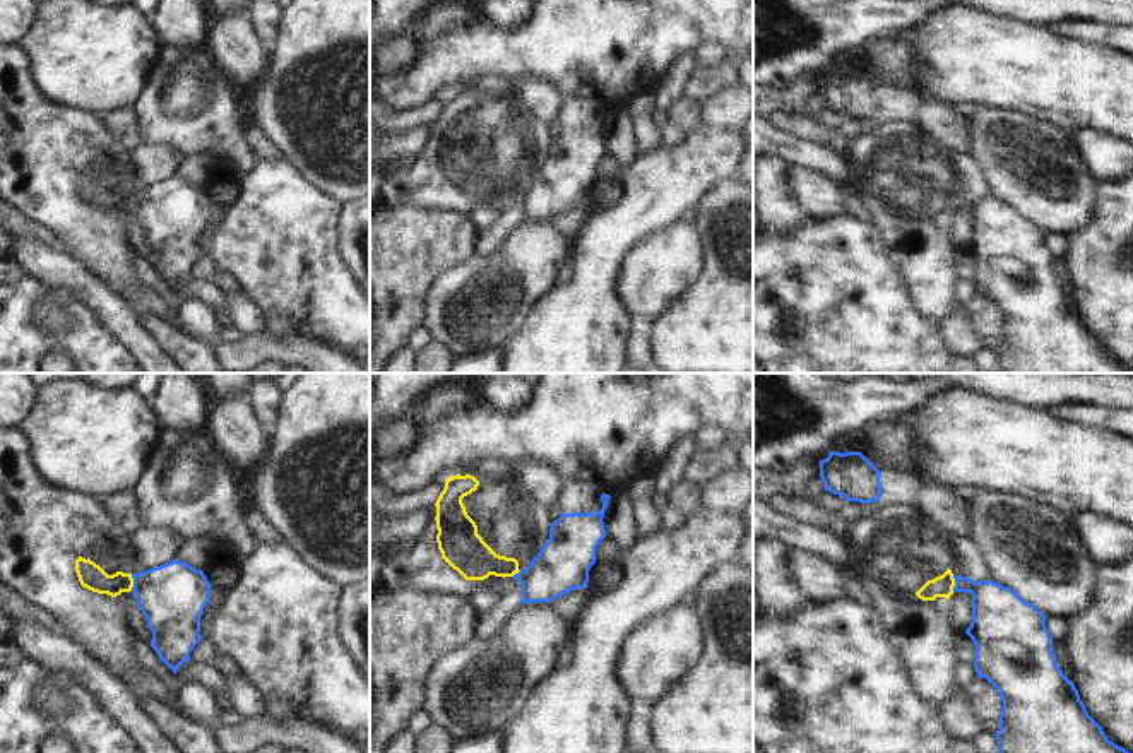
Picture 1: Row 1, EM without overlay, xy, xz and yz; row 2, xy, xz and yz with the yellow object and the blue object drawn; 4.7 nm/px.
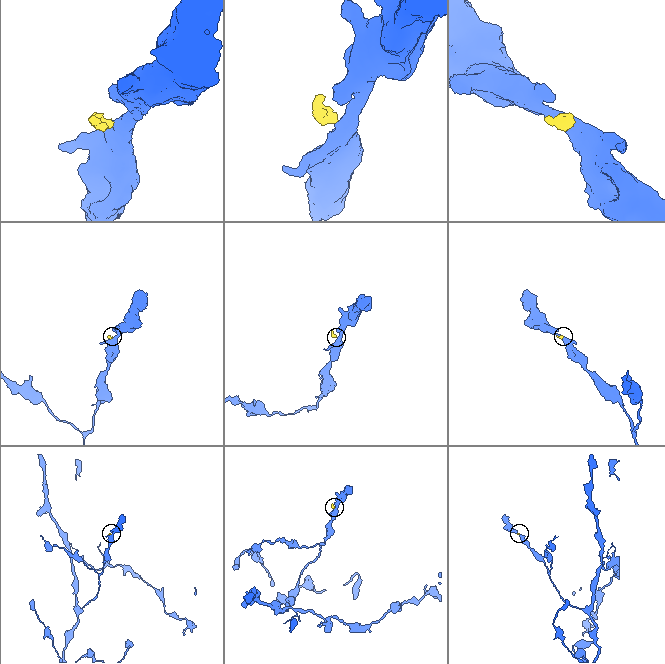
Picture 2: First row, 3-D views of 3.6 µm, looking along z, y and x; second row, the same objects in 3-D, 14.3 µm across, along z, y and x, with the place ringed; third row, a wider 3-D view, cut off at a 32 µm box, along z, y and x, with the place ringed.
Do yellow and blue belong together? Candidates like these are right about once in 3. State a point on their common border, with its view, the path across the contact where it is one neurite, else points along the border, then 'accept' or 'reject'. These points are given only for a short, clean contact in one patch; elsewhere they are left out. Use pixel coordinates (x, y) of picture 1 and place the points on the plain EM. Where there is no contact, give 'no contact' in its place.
yz (954, 201) | along yz (952, 192), (954, 207) | reject

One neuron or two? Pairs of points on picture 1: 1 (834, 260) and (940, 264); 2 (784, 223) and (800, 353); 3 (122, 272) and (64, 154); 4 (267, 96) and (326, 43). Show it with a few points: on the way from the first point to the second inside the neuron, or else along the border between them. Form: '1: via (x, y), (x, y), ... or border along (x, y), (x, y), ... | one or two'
1: border along (873, 226), (911, 298) | two
2: border along (808, 218), (800, 228), (786, 235), (771, 235) | two
3: via (100, 243), (88, 219), (64, 195), (64, 183) | one
4: via (283, 81), (302, 59), (310, 55) | one

